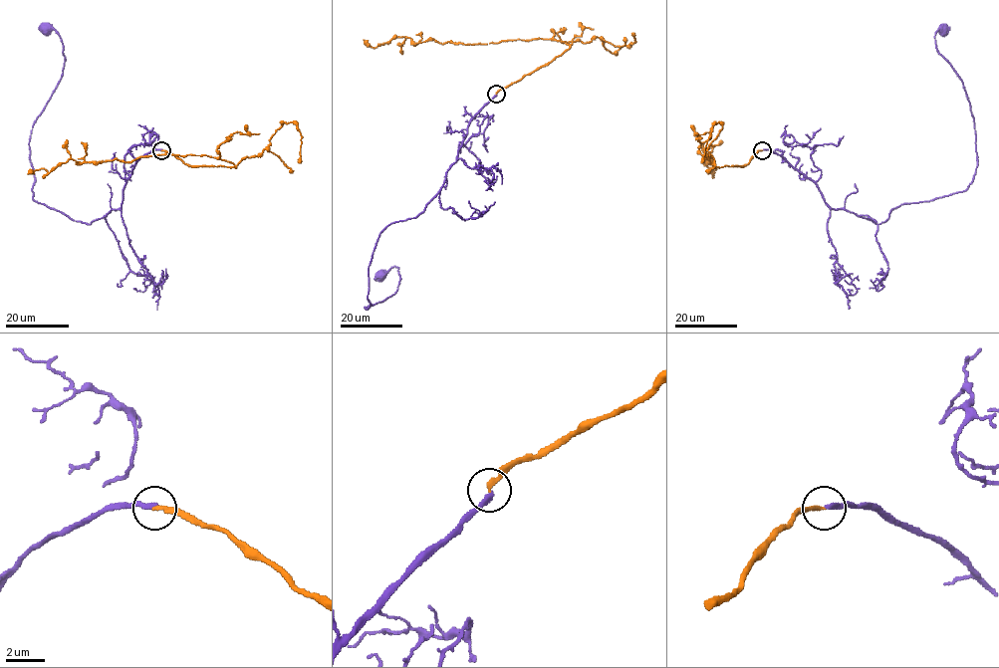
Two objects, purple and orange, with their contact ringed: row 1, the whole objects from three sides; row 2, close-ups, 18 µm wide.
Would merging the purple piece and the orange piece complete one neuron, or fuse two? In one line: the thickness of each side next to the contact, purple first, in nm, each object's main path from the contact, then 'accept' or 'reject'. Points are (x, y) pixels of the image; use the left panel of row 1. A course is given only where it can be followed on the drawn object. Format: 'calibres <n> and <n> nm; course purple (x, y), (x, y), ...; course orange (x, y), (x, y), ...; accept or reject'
calibres 240 and 200 nm; course purple (161, 150), (138, 160), (122, 206), (90, 224), (33, 198), (31, 131), (65, 62), (61, 38), (46, 29); course orange (161, 150), (190, 165), (235, 165), (206, 155), (155, 154), (131, 161), (69, 158), (49, 172), (27, 174); reject

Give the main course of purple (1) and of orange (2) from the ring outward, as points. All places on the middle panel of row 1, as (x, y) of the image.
1: (496, 94), (468, 125), (440, 191), (380, 234), (367, 309), (396, 292), (398, 268), (381, 274)
2: (496, 94), (547, 65), (569, 46), (541, 38), (466, 44), (394, 37), (371, 47), (363, 40)

